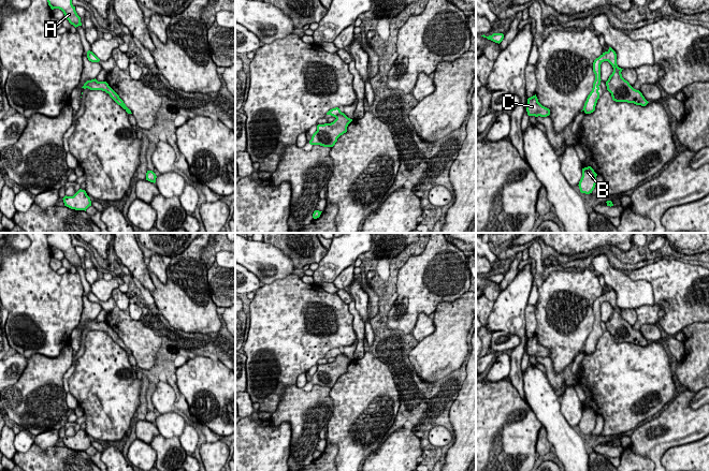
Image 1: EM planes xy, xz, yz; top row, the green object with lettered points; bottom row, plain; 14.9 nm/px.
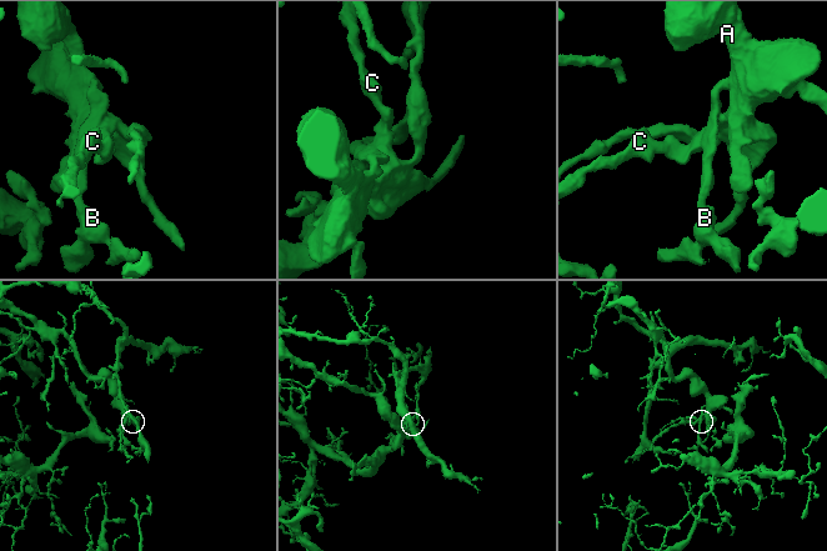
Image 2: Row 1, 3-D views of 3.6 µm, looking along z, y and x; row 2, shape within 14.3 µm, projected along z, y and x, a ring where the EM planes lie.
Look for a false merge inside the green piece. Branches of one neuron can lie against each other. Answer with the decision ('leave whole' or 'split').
split

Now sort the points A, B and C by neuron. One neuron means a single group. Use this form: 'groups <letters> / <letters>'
groups A B / C

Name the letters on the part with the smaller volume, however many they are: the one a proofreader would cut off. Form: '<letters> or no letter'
C

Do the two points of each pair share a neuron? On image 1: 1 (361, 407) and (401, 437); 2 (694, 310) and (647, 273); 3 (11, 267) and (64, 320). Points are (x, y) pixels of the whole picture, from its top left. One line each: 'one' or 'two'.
1: two
2: one
3: one

